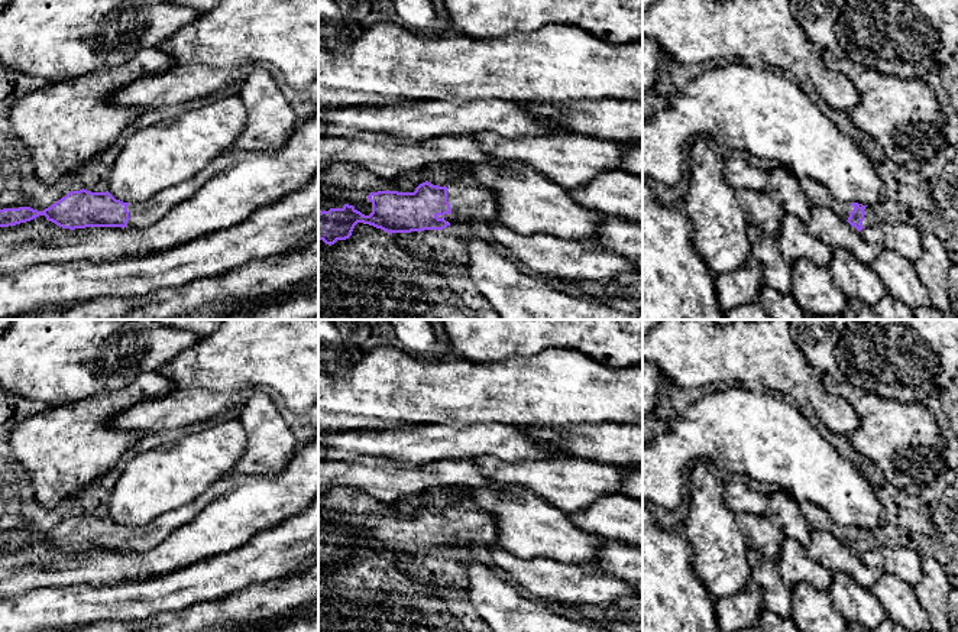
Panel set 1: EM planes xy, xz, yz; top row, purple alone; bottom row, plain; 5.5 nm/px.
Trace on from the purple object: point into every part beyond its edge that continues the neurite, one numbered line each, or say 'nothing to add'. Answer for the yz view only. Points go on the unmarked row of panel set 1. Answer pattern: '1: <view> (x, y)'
1: yz (870, 543)

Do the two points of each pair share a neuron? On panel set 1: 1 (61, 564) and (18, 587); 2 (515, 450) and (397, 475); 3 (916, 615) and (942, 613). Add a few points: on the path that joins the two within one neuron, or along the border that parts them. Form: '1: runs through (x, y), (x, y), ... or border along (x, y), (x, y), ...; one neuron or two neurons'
1: runs through (51, 567), (38, 567), (28, 577); one neuron
2: border along (475, 457), (440, 460); two neurons
3: border along (913, 587), (919, 605), (929, 616); two neurons

